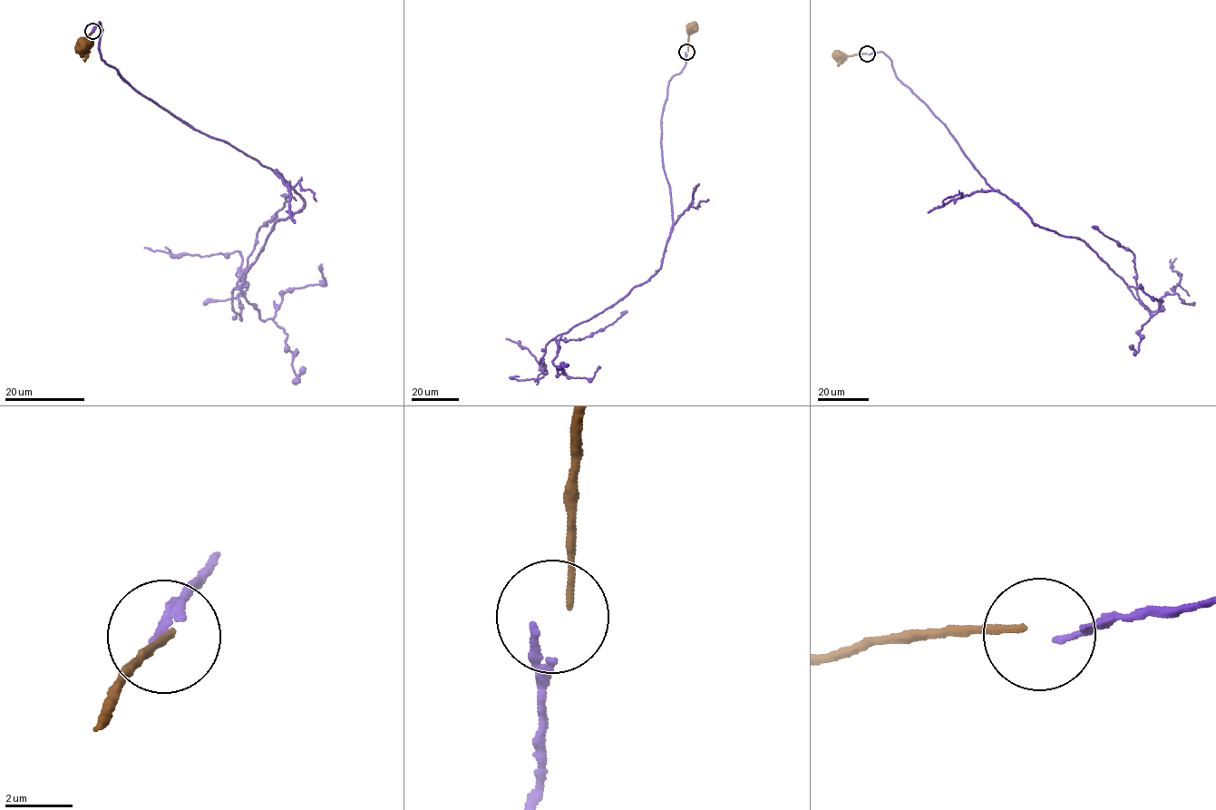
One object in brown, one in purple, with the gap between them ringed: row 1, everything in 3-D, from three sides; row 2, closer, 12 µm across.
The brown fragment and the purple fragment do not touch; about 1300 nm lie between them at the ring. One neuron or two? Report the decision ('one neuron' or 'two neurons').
two neurons

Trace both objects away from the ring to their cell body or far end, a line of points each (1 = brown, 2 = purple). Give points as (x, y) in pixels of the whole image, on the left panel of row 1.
1: (93, 31), (81, 46)
2: (92, 33), (132, 87), (304, 204), (232, 291), (240, 319), (241, 254), (143, 248)

